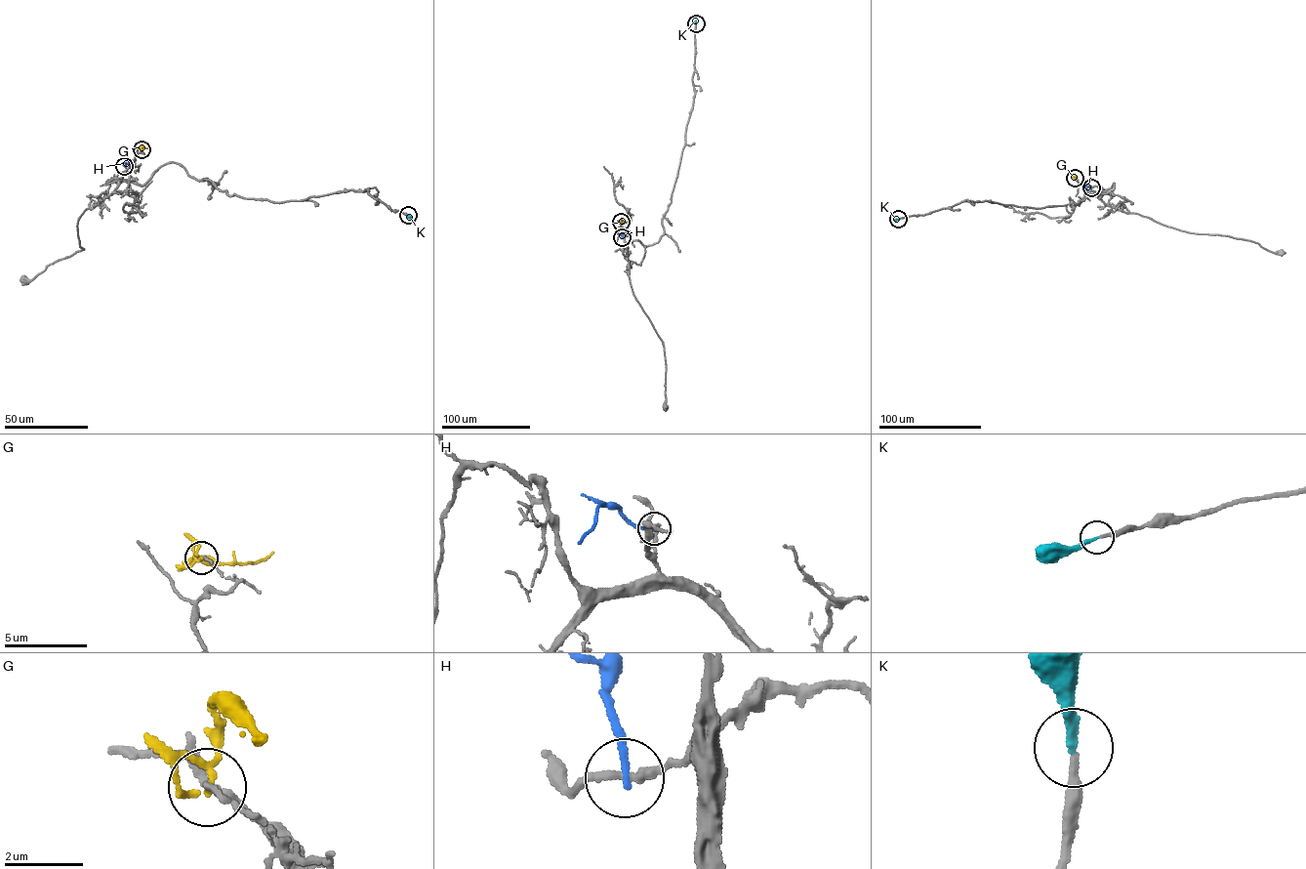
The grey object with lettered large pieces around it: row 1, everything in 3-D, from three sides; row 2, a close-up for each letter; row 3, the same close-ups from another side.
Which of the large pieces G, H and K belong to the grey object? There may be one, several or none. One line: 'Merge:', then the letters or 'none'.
Merge: K

